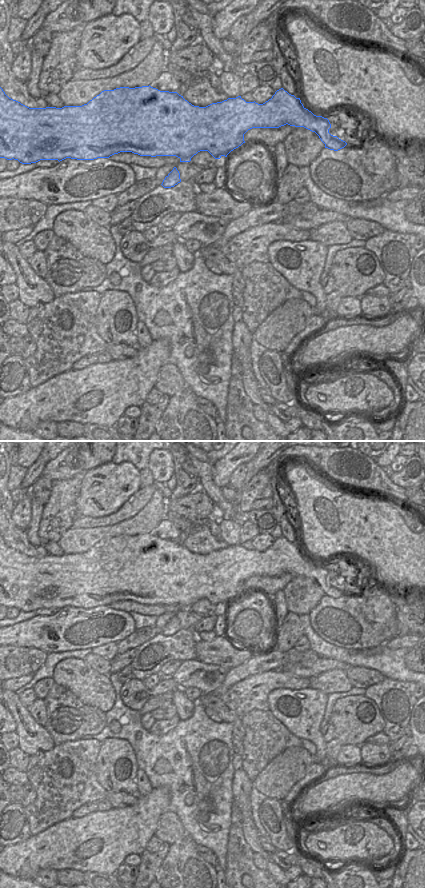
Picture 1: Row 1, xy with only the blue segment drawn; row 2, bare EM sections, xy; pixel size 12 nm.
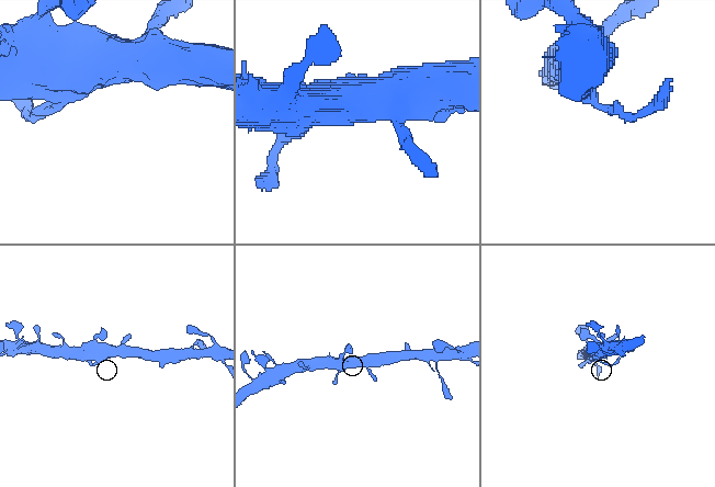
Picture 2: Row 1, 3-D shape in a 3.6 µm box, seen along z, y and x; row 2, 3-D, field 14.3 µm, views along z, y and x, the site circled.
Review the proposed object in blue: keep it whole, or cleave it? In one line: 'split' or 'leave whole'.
leave whole

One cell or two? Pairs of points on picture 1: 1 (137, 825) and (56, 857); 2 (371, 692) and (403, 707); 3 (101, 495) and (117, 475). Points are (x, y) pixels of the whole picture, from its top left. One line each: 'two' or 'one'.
1: one
2: one
3: one

